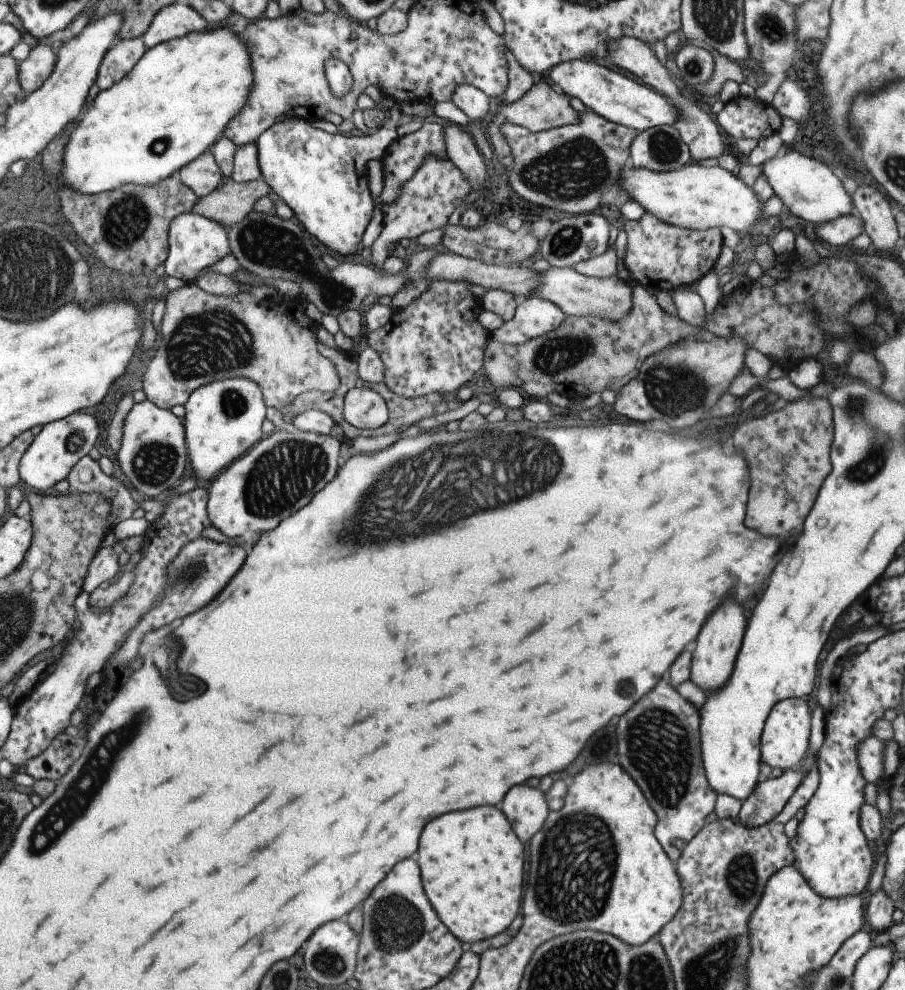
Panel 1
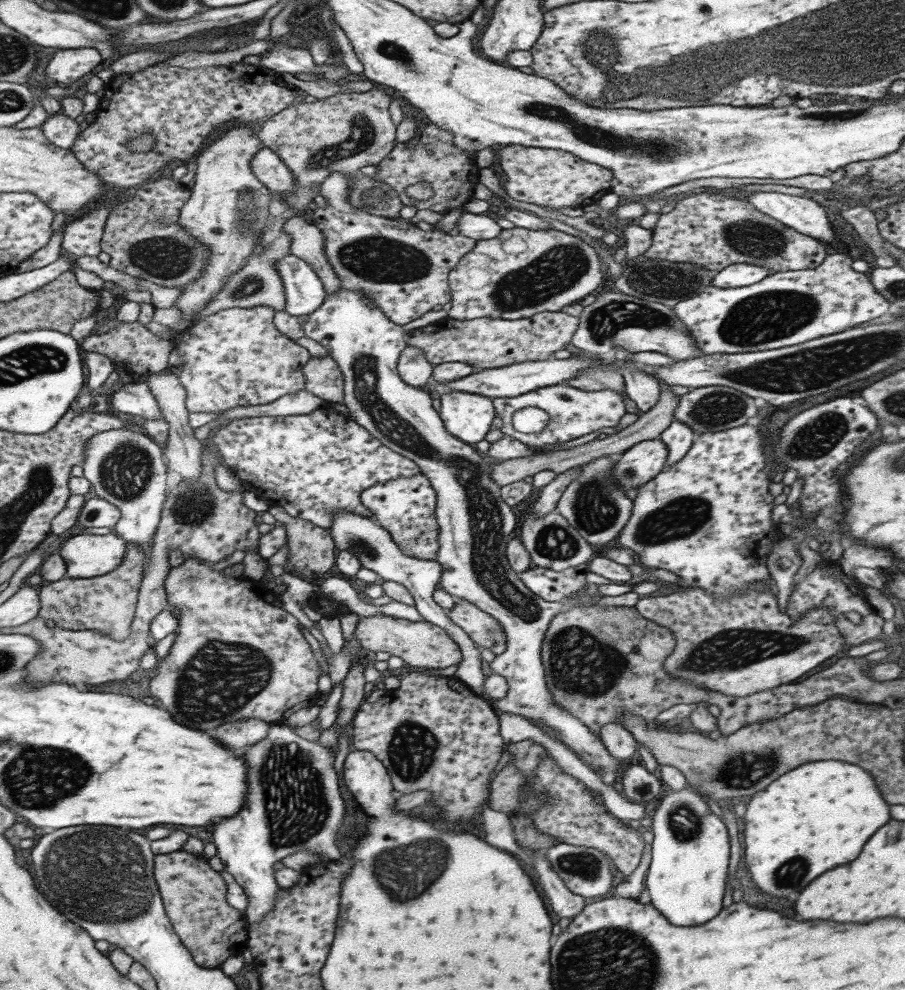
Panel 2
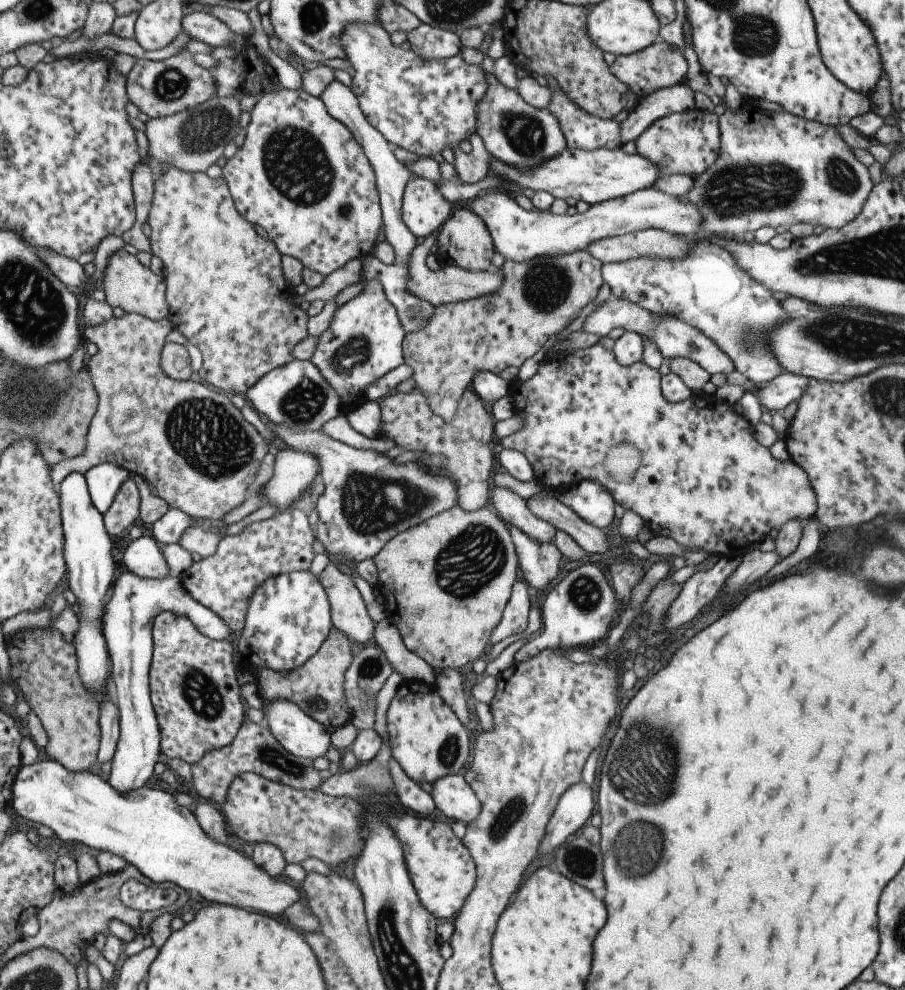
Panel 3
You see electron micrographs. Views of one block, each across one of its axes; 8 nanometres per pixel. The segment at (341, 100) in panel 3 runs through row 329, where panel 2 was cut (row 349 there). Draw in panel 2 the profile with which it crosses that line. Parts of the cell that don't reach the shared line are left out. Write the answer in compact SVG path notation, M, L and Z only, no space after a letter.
M406 346L397 363L398 374L407 385L415 388L428 388L428 380L433 375L435 366L424 356L420 348Z

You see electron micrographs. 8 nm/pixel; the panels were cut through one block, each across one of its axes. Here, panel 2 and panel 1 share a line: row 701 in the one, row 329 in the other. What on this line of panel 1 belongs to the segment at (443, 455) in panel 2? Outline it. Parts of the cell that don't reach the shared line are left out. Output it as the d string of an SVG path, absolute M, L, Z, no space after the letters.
M529 295L518 303L514 318L496 328L491 333L491 338L496 342L500 342L500 344L520 345L558 328L566 320L566 317L567 315L554 302L550 302L546 298Z

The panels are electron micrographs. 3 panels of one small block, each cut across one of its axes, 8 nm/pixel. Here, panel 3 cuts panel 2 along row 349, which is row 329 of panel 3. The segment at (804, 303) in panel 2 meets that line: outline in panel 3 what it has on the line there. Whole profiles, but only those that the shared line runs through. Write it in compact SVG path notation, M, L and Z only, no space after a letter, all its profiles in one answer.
M704 238L689 247L682 258L637 257L618 263L604 263L601 274L603 282L612 289L614 296L625 297L650 313L667 313L674 319L699 329L733 361L734 369L746 376L749 389L758 390L764 387L784 369L775 358L765 334L768 335L788 323L795 314L788 314L781 302L774 298L773 291L757 282L747 271L743 271L733 254L722 245Z

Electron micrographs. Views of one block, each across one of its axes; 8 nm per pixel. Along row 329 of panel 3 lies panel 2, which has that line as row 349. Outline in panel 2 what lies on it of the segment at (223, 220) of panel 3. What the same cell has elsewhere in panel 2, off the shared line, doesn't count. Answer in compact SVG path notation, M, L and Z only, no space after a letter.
M270 306L224 309L193 321L177 333L177 344L182 371L178 374L186 390L185 404L190 413L222 412L235 406L266 405L278 398L292 395L305 388L306 379L301 377L303 367L311 360L306 348L281 334L273 324L276 310Z

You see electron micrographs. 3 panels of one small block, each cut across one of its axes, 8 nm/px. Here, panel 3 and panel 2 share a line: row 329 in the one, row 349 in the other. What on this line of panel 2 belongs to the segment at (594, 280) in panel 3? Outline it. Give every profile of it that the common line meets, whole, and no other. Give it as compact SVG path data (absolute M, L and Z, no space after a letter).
M562 311L539 312L519 320L497 320L484 317L475 320L438 320L413 331L407 336L408 346L420 348L426 359L434 366L446 362L464 362L469 366L503 368L530 360L547 360L555 352L573 342L579 328L579 318Z

